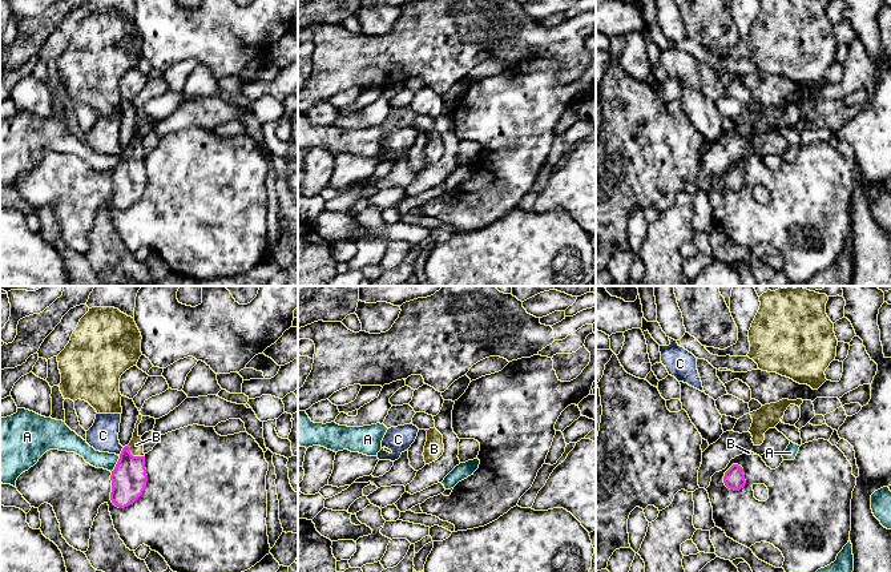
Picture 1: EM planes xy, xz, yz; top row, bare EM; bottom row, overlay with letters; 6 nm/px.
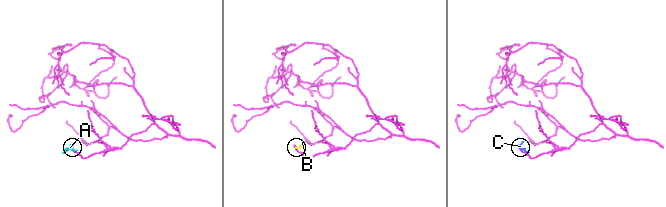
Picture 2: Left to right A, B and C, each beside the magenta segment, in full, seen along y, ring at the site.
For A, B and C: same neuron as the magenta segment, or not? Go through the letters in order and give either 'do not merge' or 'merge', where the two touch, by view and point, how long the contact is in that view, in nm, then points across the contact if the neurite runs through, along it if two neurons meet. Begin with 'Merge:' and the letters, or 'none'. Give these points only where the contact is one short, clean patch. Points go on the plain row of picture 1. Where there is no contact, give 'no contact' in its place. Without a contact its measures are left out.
Merge: B
A: do not merge | xy (116, 166) | 110 nm | along xy (120, 158), (111, 173)
B: merge | xy (132, 157) | 130 nm | across xy (129, 180), (132, 157), (136, 146)
C: do not merge | xy (121, 153) | 70 nm | along xy (124, 149), (119, 157)

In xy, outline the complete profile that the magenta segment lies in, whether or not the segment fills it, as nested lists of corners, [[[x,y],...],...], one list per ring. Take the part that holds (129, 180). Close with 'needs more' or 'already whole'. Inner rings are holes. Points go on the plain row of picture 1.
[[[138,117],[133,140],[120,156],[120,161],[112,173],[112,194],[110,202],[118,210],[133,206],[146,190],[148,177],[145,170],[145,156],[141,138],[138,137],[138,126],[142,117]]] | needs more

